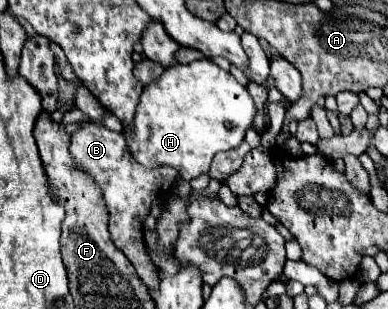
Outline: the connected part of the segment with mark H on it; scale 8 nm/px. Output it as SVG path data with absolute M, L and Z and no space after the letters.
M211 59L191 65L173 65L143 89L135 111L133 133L125 131L131 155L145 167L171 165L185 181L209 173L209 165L219 151L241 145L247 129L253 127L257 107L247 91L229 71L223 71Z

